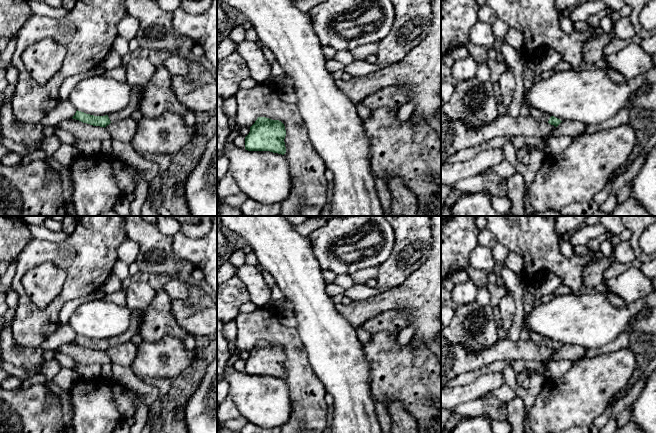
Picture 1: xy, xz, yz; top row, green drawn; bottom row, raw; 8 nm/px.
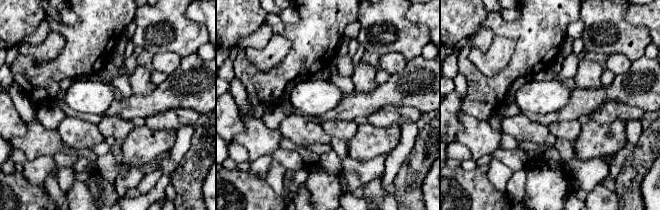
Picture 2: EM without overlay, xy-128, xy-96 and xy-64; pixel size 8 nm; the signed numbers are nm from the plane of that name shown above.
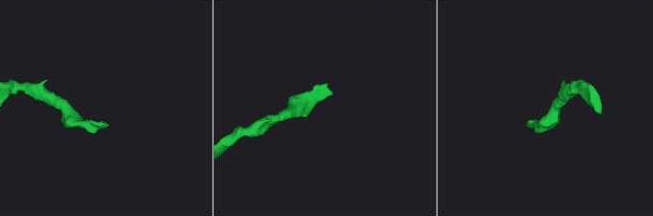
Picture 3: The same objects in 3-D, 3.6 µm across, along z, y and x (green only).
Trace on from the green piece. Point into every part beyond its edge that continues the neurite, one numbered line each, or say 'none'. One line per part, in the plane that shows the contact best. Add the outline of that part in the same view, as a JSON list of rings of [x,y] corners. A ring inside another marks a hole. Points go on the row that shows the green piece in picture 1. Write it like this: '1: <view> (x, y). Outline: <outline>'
1: xy (136, 94). Outline: [[[142,87],[132,88],[131,97],[128,105],[124,109],[108,115],[111,123],[118,122],[120,120],[131,117],[131,115],[135,111],[139,110],[139,103],[141,102],[141,100],[142,100]]]

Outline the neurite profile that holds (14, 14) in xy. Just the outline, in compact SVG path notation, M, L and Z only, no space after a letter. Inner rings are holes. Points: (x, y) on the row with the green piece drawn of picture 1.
M0 0L0 38L17 36L33 14L29 0Z

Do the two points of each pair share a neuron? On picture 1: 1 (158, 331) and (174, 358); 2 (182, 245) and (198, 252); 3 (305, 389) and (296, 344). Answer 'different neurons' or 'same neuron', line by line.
1: different neurons
2: same neuron
3: same neuron

